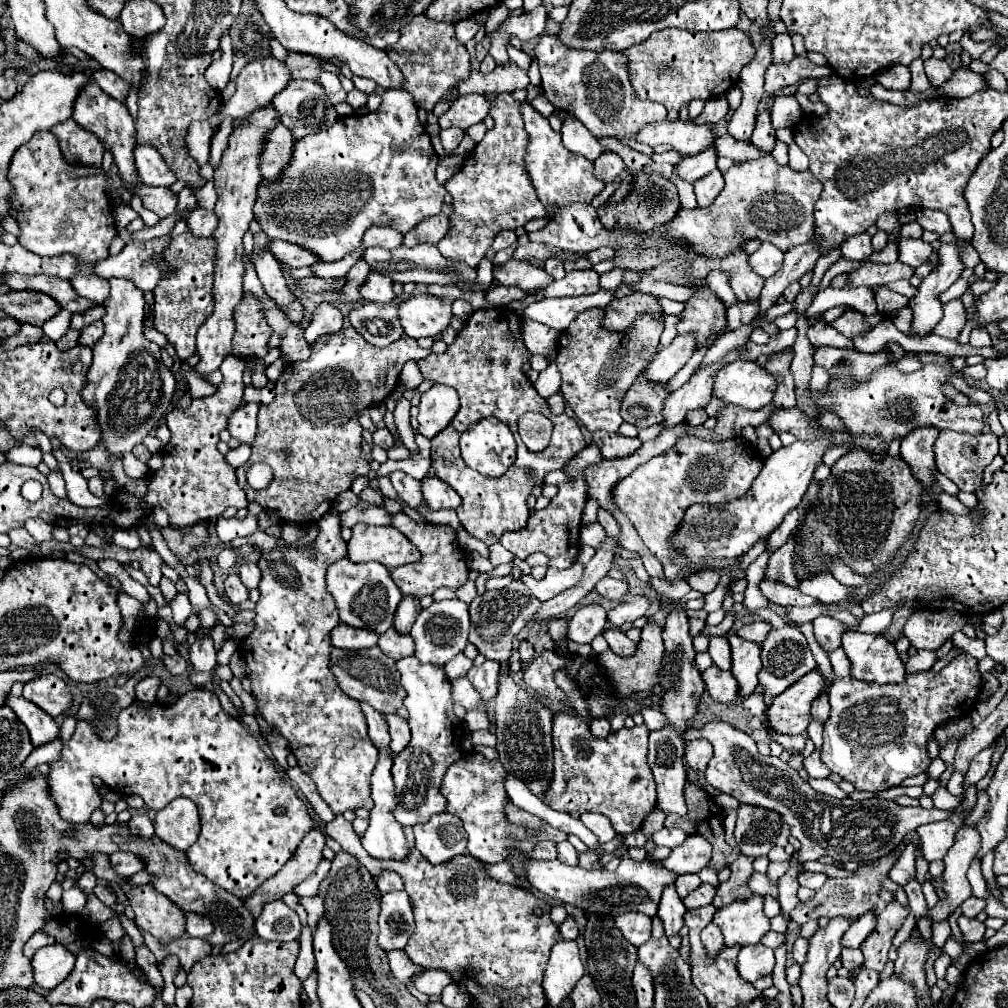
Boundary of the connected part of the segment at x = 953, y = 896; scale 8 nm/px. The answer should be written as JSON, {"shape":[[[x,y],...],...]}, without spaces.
{"shape":[[[973,826],[969,828],[959,828],[955,834],[955,844],[949,848],[945,856],[945,892],[947,892],[947,902],[939,900],[939,904],[931,910],[931,920],[943,920],[949,918],[953,910],[961,906],[971,896],[971,886],[967,882],[967,870],[971,860],[975,858],[979,850],[979,834]]]}

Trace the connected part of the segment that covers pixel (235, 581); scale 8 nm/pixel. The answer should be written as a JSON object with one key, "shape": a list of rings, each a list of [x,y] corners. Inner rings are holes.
{"shape":[[[231,574],[225,578],[225,594],[233,604],[239,604],[249,598],[249,590],[245,588],[245,584],[241,582],[241,578],[237,574]]]}

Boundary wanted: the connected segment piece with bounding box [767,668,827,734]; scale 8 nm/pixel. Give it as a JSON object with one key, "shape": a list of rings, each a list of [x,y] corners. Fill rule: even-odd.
{"shape":[[[815,668],[801,682],[789,686],[783,694],[775,696],[767,708],[771,726],[781,734],[803,734],[811,724],[811,704],[827,692],[825,676]]]}

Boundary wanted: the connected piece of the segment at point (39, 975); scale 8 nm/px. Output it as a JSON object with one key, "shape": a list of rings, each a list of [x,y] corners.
{"shape":[[[53,944],[37,950],[31,966],[35,982],[45,990],[53,990],[71,974],[75,966],[75,956],[63,944]]]}

